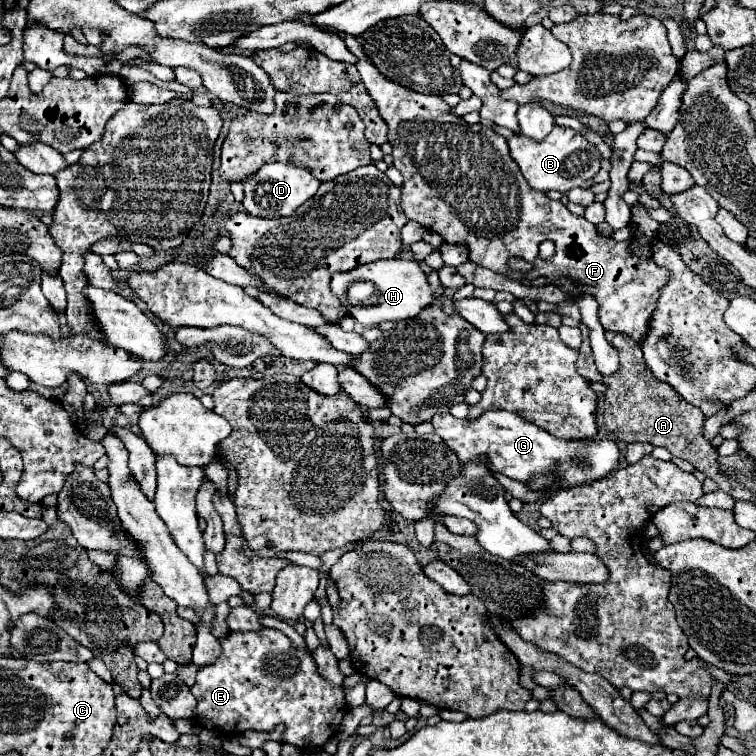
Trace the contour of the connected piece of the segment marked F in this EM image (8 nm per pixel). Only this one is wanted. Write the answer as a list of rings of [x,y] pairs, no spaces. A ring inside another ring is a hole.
[[[332,30],[338,38],[344,40],[346,48],[358,58],[356,68],[362,76],[362,82],[378,106],[380,116],[388,124],[388,142],[392,144],[394,166],[402,172],[402,210],[408,220],[422,224],[426,230],[438,232],[448,244],[468,244],[470,260],[482,268],[490,268],[492,272],[504,274],[514,280],[534,280],[538,276],[546,276],[550,284],[564,288],[566,294],[594,294],[600,306],[600,324],[604,330],[622,332],[640,342],[648,332],[650,316],[656,308],[658,290],[668,282],[668,270],[662,270],[654,264],[654,260],[642,260],[630,252],[630,242],[616,242],[612,238],[600,236],[596,226],[590,224],[584,216],[572,214],[564,204],[550,200],[544,192],[536,192],[524,180],[520,168],[510,158],[508,142],[486,128],[484,124],[468,124],[464,118],[456,116],[450,106],[438,94],[420,94],[408,90],[392,80],[384,78],[372,60],[366,56],[362,38],[352,34],[340,34]],[[544,240],[552,240],[556,244],[556,254],[550,260],[538,258],[538,246]],[[520,256],[532,264],[532,270],[518,274],[508,268],[508,258]]]

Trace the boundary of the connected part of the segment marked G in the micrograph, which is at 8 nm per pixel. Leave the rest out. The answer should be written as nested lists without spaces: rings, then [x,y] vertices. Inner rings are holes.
[[[488,410],[474,420],[458,420],[452,414],[436,414],[432,418],[434,432],[466,462],[476,462],[492,472],[500,472],[518,482],[534,482],[538,476],[552,476],[548,490],[558,492],[560,488],[592,484],[620,464],[620,448],[610,438],[582,438],[582,440],[560,440],[540,426],[526,422],[514,412]],[[486,454],[486,460],[482,460]]]

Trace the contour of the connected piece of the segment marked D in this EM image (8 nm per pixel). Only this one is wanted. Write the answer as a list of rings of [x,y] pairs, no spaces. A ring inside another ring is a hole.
[[[276,162],[276,164],[264,166],[262,170],[258,170],[258,174],[248,178],[248,182],[244,182],[244,202],[242,204],[246,212],[250,212],[252,216],[282,218],[282,216],[290,216],[300,204],[312,198],[318,186],[320,186],[320,180],[316,180],[308,170],[292,166],[292,164]]]

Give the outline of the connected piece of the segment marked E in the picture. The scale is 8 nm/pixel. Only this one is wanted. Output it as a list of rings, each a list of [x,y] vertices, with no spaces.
[[[274,628],[260,634],[230,632],[222,638],[222,650],[224,654],[214,664],[200,668],[196,684],[190,688],[198,700],[196,720],[204,728],[244,732],[284,724],[284,742],[304,752],[320,748],[338,734],[348,710],[342,688],[322,680],[312,654],[300,652],[288,636]]]

